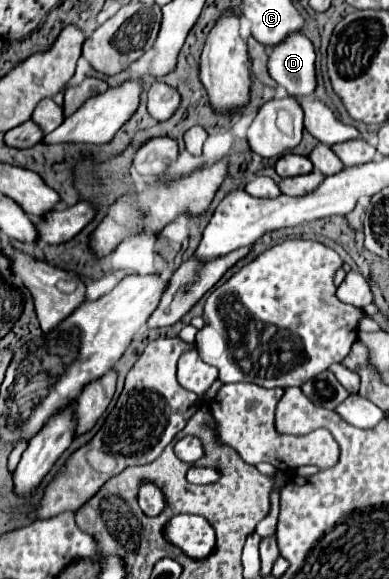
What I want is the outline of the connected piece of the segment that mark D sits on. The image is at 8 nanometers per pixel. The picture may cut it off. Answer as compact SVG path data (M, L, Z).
M291 33L281 45L269 51L269 75L277 81L277 85L285 87L285 91L297 99L307 99L315 89L315 51L313 43L303 33Z

